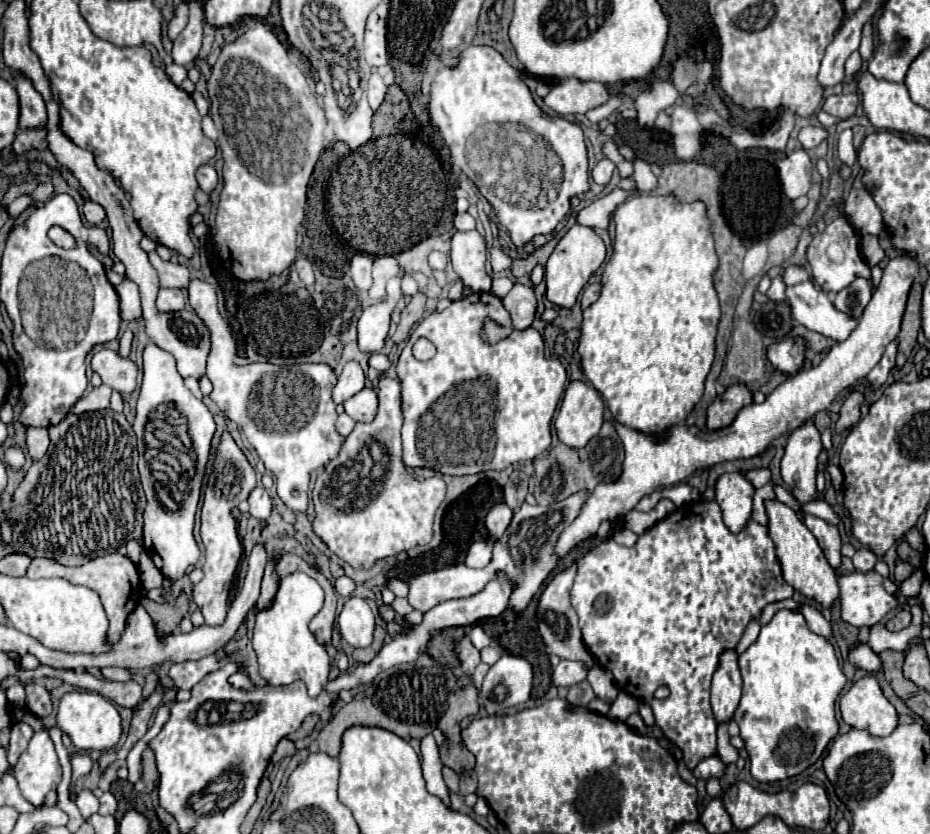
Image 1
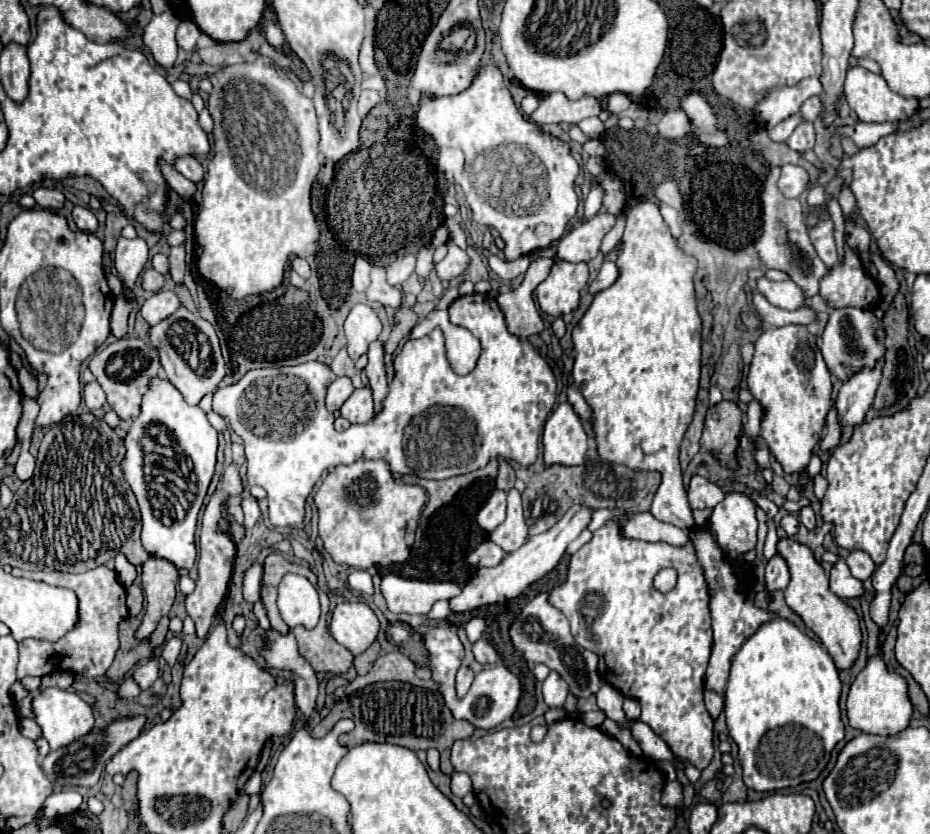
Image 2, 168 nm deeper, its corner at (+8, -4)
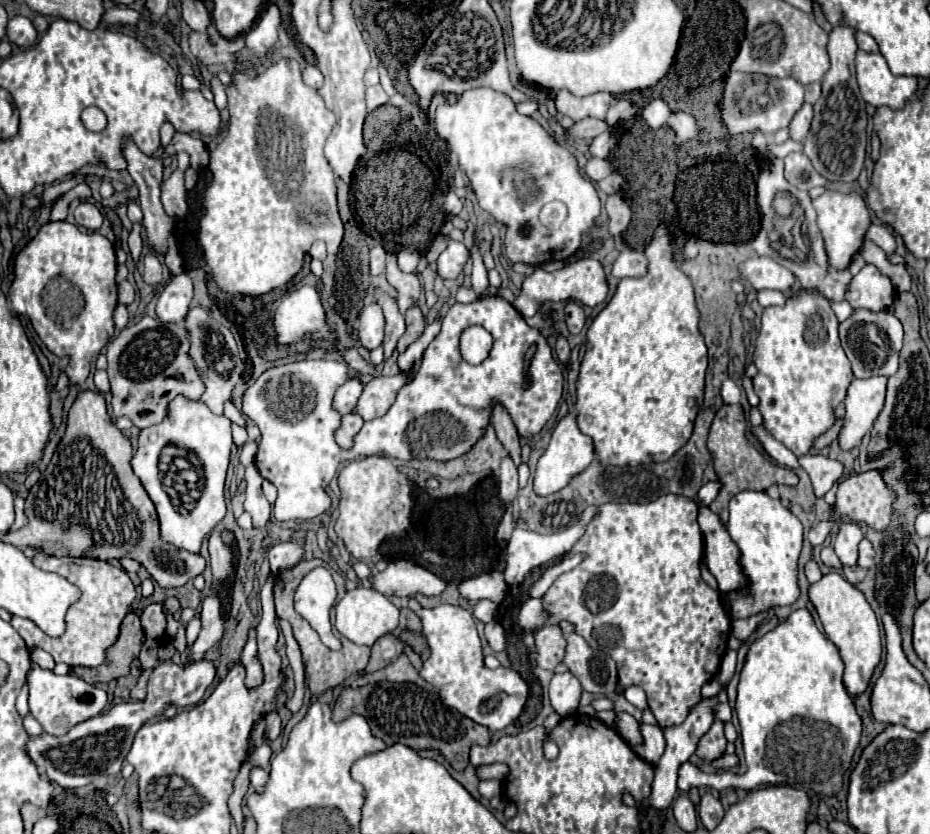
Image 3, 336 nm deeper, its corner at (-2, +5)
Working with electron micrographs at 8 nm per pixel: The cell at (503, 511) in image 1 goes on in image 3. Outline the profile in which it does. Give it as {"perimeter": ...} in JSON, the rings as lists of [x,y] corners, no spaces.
{"perimeter":[[[506,456],[500,464],[500,476],[498,476],[498,488],[500,488],[500,498],[504,502],[510,502],[516,498],[518,492],[518,472],[516,464],[512,462],[510,456]]]}

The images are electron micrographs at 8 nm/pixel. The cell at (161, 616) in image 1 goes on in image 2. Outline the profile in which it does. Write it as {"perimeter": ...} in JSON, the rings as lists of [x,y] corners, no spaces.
{"perimeter":[[[128,617],[120,625],[120,649],[116,653],[116,659],[114,659],[112,667],[106,673],[112,681],[120,681],[138,661],[150,659],[154,655],[154,651],[166,639],[166,633],[168,633],[168,617],[162,617],[160,619],[158,633],[152,633],[150,635],[150,641],[138,639],[134,635],[138,627],[140,627],[140,619],[138,617]]]}

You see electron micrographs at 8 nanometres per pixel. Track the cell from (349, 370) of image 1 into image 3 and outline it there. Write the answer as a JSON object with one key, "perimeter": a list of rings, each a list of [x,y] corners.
{"perimeter":[[[348,378],[348,382],[336,390],[336,396],[334,396],[334,404],[332,406],[342,416],[344,414],[350,414],[356,408],[356,402],[360,398],[360,392],[362,392],[362,382],[358,378]]]}

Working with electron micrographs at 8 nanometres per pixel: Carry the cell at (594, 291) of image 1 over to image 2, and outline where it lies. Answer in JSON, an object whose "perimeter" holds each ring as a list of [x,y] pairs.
{"perimeter":[[[604,261],[598,277],[588,285],[588,293],[596,295],[598,291],[610,287],[610,285],[616,281],[616,277],[618,277],[618,267],[616,267],[612,261]]]}

